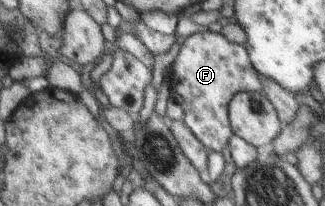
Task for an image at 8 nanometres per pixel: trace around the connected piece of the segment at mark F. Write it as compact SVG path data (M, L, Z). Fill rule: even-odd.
M194 32L179 45L178 53L170 67L170 96L180 105L184 115L183 122L201 141L202 146L214 152L221 151L227 146L228 137L233 134L227 117L227 104L231 96L238 91L261 92L261 84L249 61L246 49L242 45L229 43L220 33Z

